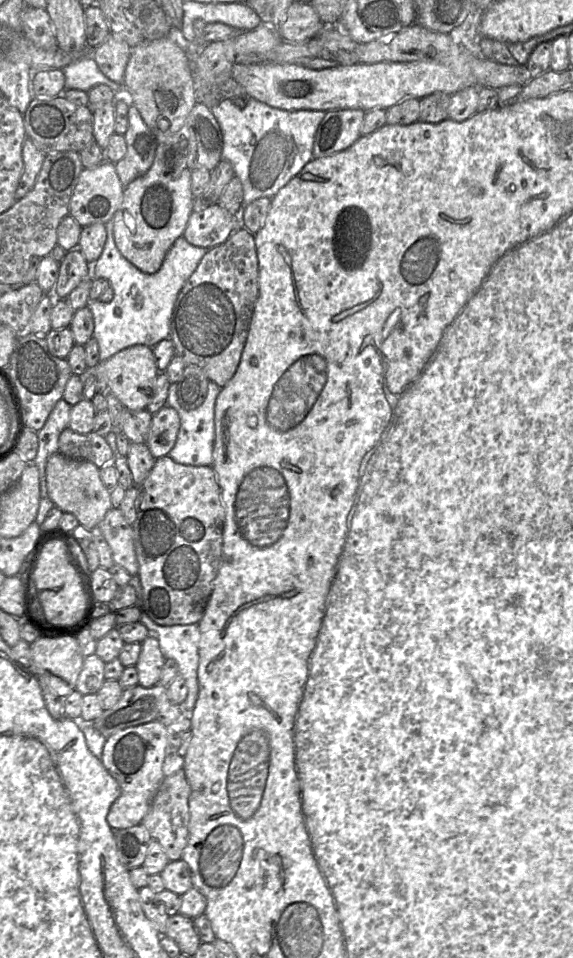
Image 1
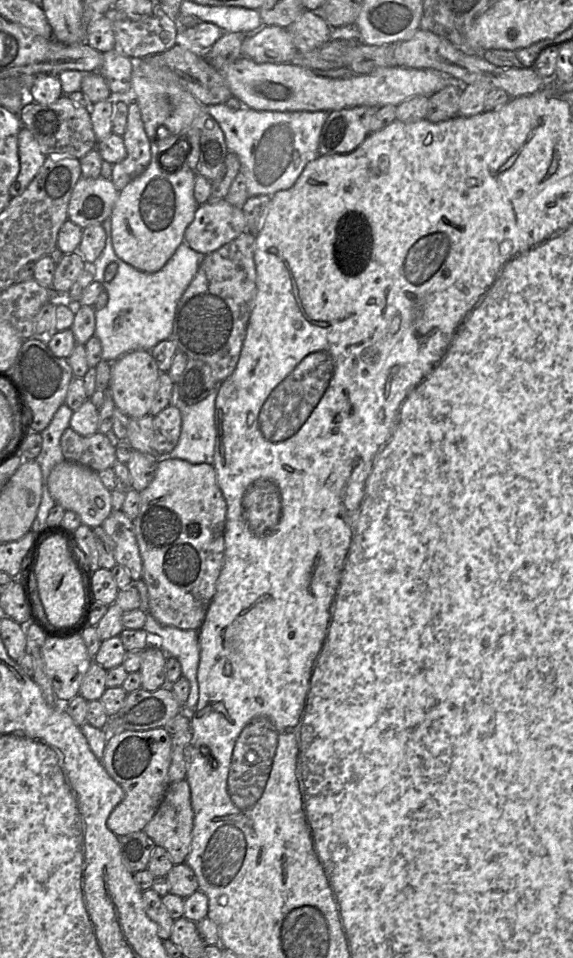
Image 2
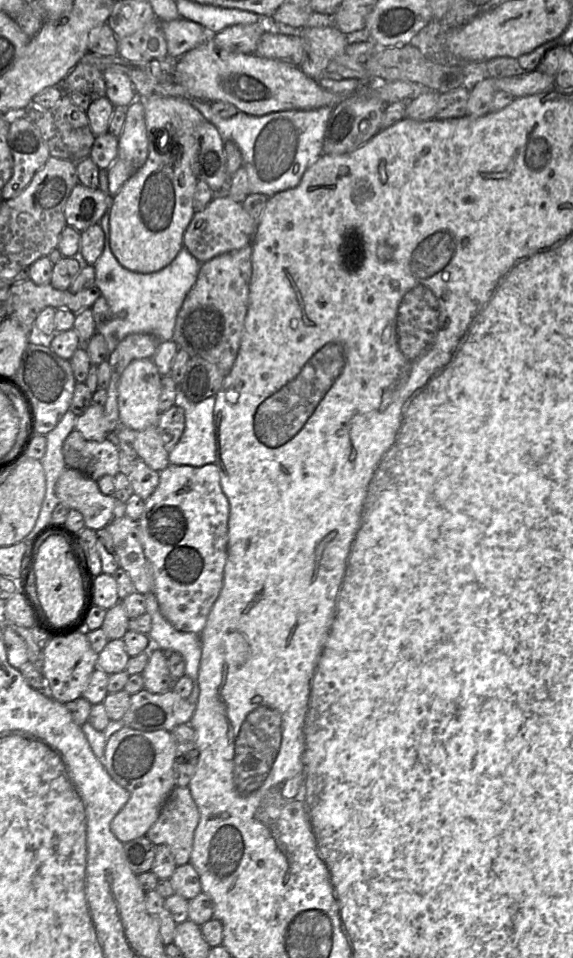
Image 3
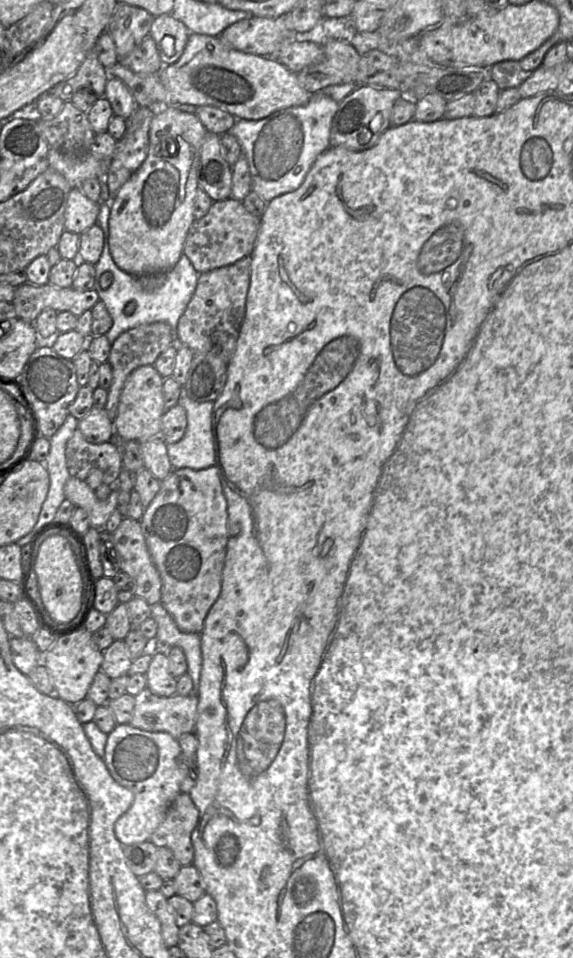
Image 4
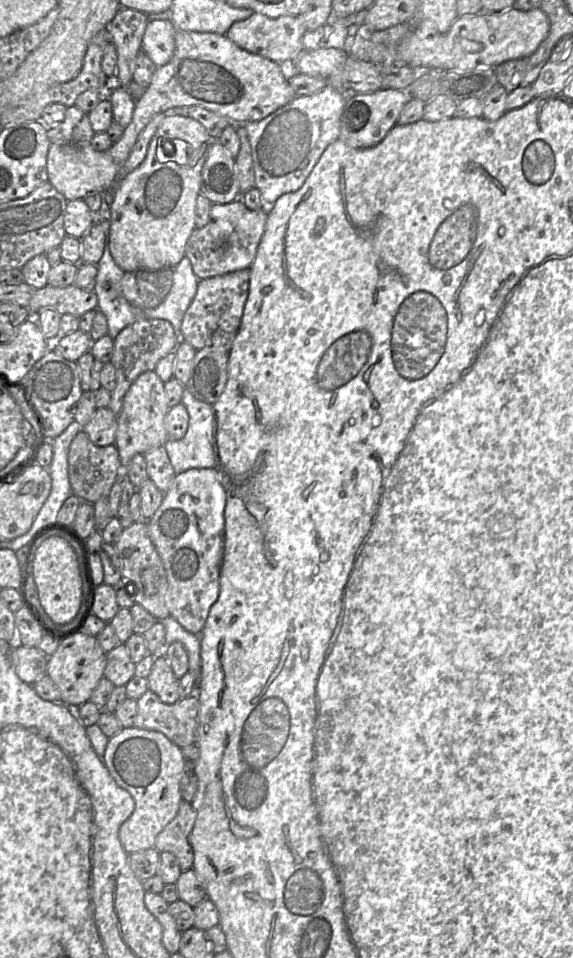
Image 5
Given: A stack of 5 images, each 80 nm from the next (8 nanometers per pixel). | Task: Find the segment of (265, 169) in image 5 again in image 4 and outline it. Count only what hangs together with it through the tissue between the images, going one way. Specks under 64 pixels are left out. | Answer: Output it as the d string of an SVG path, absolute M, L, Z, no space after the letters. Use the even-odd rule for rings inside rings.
M318 92L302 105L278 110L259 120L237 119L226 133L235 136L246 157L251 175L251 189L266 203L298 189L317 157L330 147L332 119L339 102Z

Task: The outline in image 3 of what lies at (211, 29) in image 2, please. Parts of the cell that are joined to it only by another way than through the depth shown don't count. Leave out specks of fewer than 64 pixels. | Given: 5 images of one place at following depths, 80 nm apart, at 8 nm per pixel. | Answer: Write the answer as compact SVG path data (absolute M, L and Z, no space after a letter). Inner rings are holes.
M183 18L161 21L161 26L167 41L168 56L174 59L179 59L215 35L200 24Z

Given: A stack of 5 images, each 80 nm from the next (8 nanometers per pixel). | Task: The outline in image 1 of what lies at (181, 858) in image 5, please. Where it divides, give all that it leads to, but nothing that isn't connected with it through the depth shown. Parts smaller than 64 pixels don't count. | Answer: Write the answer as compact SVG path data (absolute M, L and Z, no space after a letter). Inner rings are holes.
M183 769L170 776L165 776L154 795L148 812L141 821L150 836L161 845L169 861L181 859L183 850L188 843L190 794L191 788Z

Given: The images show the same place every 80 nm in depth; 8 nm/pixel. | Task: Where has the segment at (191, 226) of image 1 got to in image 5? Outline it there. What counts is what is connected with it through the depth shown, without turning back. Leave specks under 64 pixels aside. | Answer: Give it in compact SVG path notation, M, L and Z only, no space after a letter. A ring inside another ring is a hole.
M241 198L227 204L212 204L208 223L191 233L185 256L190 260L194 274L199 280L249 269L265 230L267 213L250 210Z

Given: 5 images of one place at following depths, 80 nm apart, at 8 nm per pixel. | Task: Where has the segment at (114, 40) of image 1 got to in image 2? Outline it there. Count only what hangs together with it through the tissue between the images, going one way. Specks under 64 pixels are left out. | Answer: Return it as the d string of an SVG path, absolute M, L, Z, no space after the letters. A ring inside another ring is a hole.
M117 48L103 53L99 72L107 81L111 94L131 91L132 70L133 59L122 54Z

